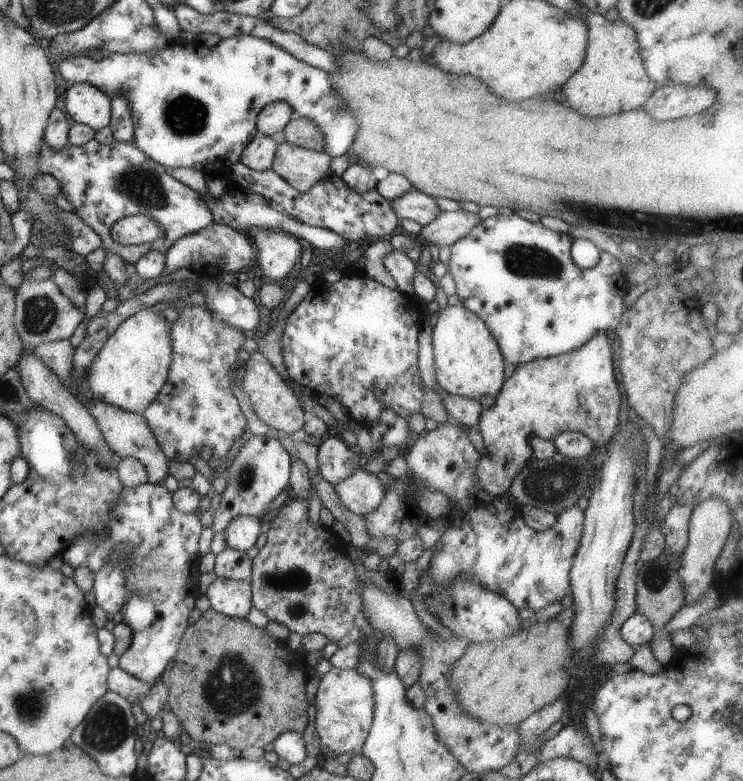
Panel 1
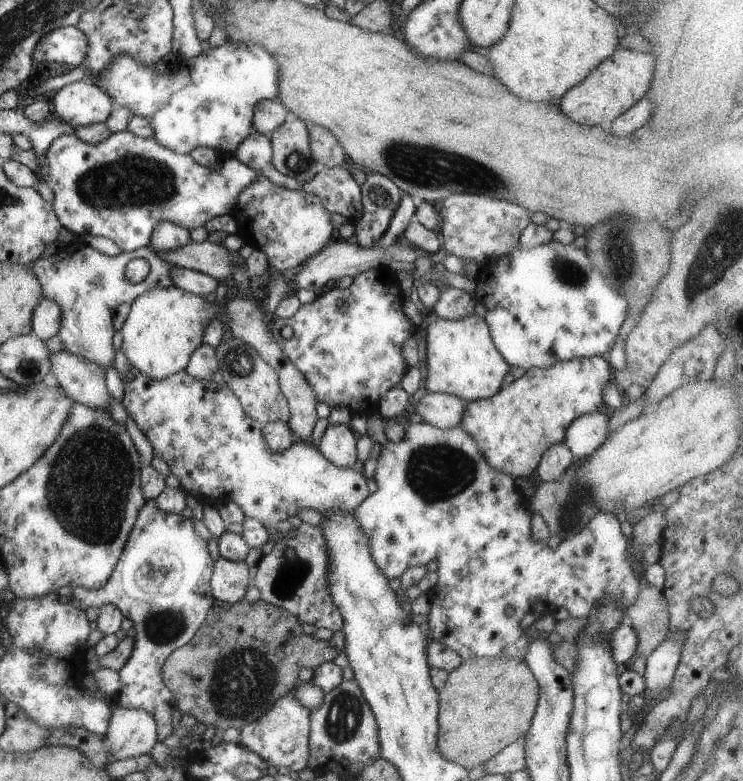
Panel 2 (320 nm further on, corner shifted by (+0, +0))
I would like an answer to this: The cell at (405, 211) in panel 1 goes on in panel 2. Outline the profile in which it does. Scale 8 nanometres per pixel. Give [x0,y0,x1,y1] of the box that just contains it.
[436,194,530,264]

